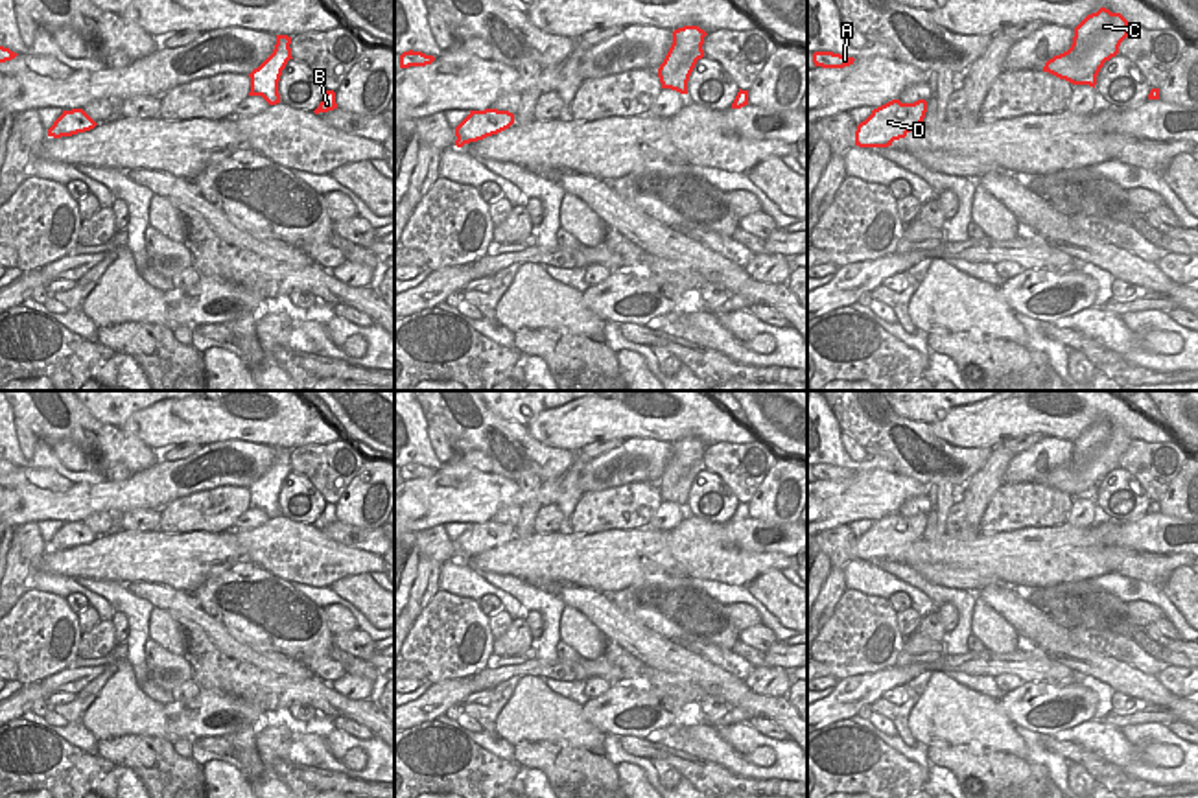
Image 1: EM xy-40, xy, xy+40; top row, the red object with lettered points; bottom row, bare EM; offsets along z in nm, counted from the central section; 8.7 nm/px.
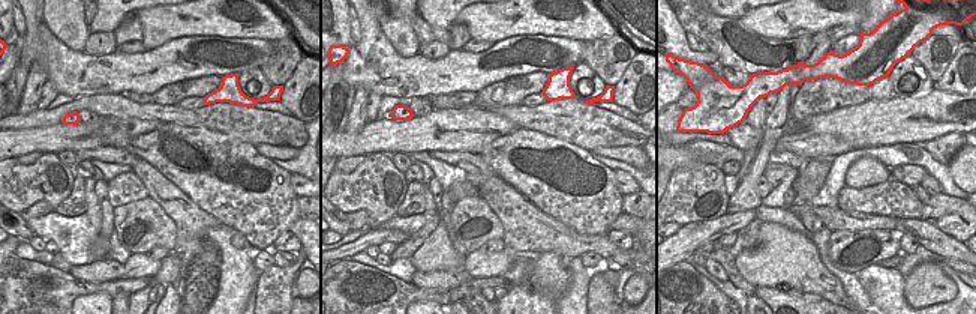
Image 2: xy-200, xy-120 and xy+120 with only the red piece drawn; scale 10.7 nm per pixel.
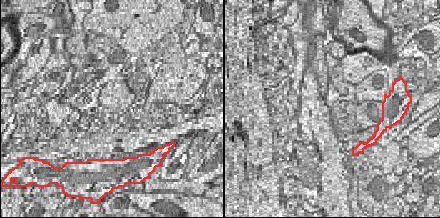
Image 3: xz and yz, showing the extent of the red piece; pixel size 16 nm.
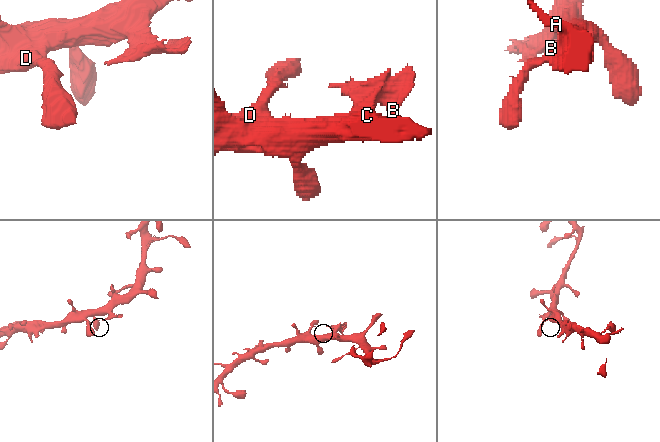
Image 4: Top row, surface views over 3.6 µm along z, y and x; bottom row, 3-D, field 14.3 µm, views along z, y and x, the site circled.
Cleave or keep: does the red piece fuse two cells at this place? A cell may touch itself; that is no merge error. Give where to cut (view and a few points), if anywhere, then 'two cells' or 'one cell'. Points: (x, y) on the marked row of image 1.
cut xy (701, 46), (675, 70), (658, 70); two cells

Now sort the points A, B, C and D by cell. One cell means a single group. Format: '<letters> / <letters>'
A C D / B

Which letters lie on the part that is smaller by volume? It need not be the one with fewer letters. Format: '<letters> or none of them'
B

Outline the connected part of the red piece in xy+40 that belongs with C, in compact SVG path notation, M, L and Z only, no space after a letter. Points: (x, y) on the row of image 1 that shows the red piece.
M1100 7L1075 28L1071 48L1049 59L1043 72L1078 85L1100 72L1104 63L1119 53L1119 46L1130 29L1132 26L1121 13Z

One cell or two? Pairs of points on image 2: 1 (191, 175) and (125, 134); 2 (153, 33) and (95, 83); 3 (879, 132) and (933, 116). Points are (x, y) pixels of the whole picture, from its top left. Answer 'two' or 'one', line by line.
1: two
2: two
3: one

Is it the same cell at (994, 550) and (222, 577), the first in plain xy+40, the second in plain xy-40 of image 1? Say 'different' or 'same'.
different

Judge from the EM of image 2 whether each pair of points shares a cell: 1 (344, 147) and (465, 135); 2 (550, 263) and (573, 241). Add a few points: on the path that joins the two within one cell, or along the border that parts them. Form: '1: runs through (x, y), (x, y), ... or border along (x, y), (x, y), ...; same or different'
1: runs through (374, 138), (435, 140); same
2: border along (538, 253), (556, 253), (562, 257); different

